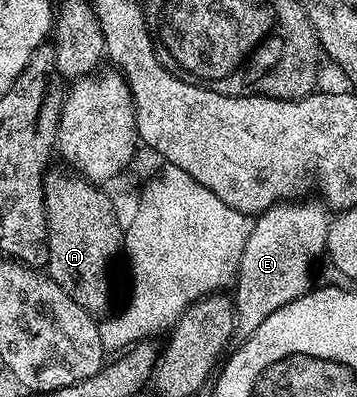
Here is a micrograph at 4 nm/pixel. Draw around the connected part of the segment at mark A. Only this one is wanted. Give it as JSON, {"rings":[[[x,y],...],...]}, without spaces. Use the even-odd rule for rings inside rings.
{"rings":[[[47,170],[42,180],[50,254],[48,274],[51,279],[57,281],[60,289],[64,289],[64,293],[68,293],[68,297],[72,297],[72,301],[76,301],[76,305],[88,312],[99,313],[98,311],[104,310],[110,303],[110,270],[114,267],[114,258],[123,254],[124,227],[114,212],[113,198],[110,195],[106,196],[99,184],[83,179],[73,170],[65,170]]]}

